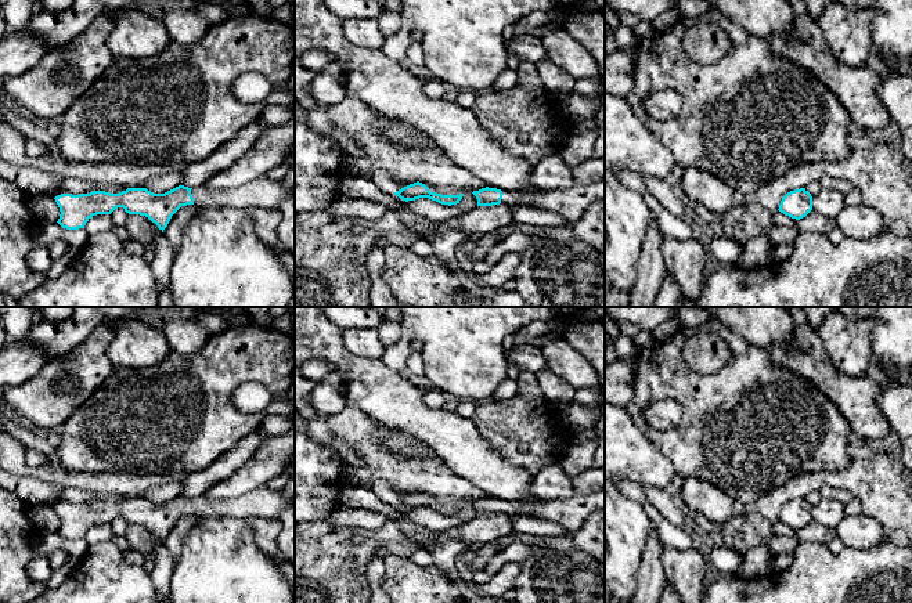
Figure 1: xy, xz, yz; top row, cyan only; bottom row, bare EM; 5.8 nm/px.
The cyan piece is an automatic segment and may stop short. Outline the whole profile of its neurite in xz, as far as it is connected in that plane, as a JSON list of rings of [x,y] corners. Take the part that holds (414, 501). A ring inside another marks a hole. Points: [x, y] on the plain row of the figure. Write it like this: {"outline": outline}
{"outline": [[[417,491],[414,494],[410,494],[410,495],[401,498],[400,501],[394,502],[394,505],[397,505],[400,509],[403,509],[405,512],[415,510],[419,508],[429,508],[432,510],[441,513],[441,514],[451,516],[451,514],[459,513],[464,503],[441,505],[441,503],[430,502],[425,494]]]}

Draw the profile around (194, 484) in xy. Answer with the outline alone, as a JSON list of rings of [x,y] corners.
[[[263,429],[245,436],[231,451],[219,456],[201,472],[187,473],[181,479],[181,494],[188,498],[203,497],[215,484],[235,473],[270,438]]]

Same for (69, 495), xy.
[[[64,488],[58,499],[61,503],[80,505],[80,503],[90,503],[93,501],[119,503],[122,501],[126,501],[127,498],[122,495],[108,495],[77,488]]]

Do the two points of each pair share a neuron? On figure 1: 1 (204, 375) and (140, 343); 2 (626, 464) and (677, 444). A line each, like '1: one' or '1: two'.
1: two
2: two

